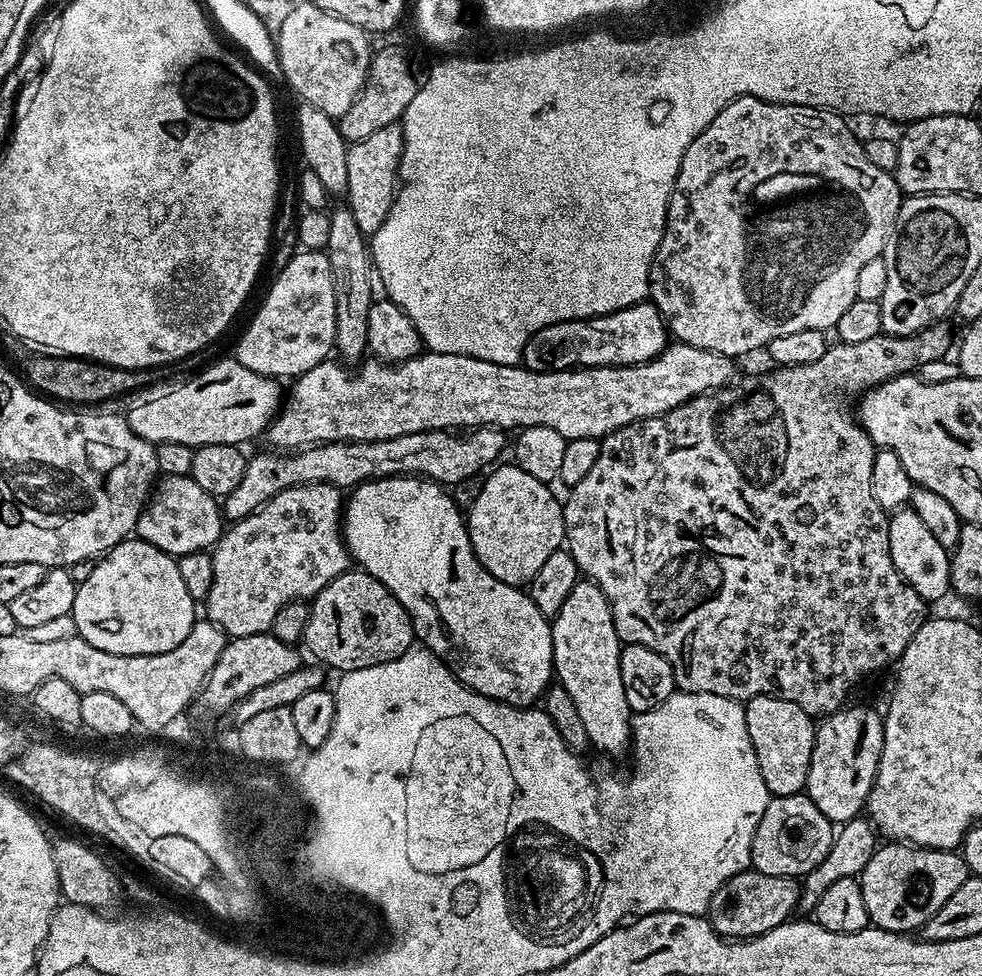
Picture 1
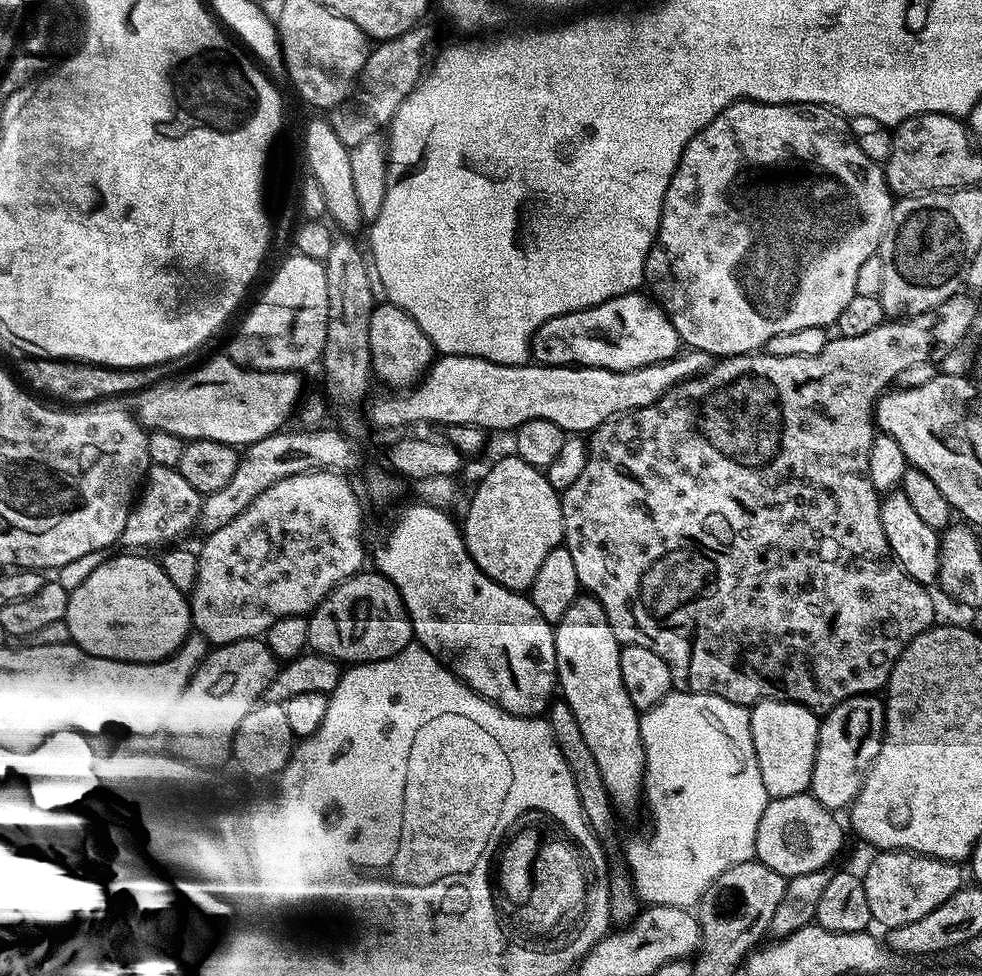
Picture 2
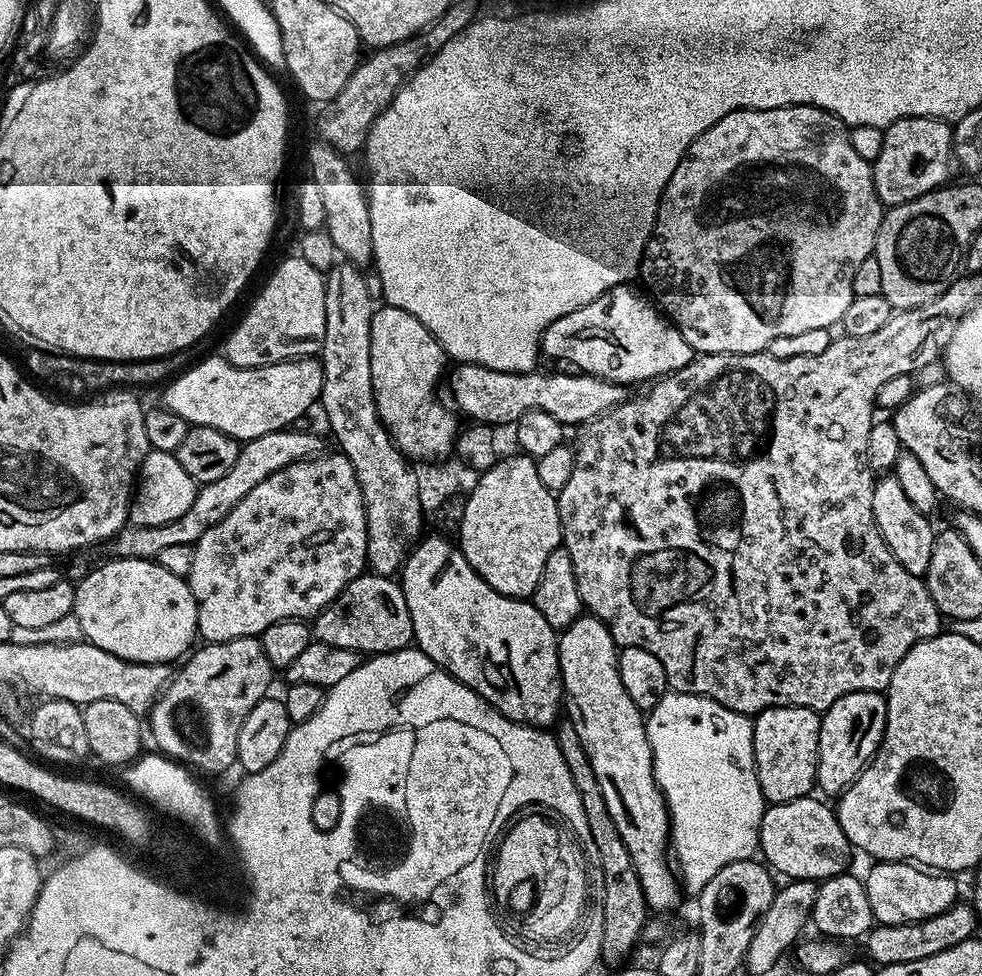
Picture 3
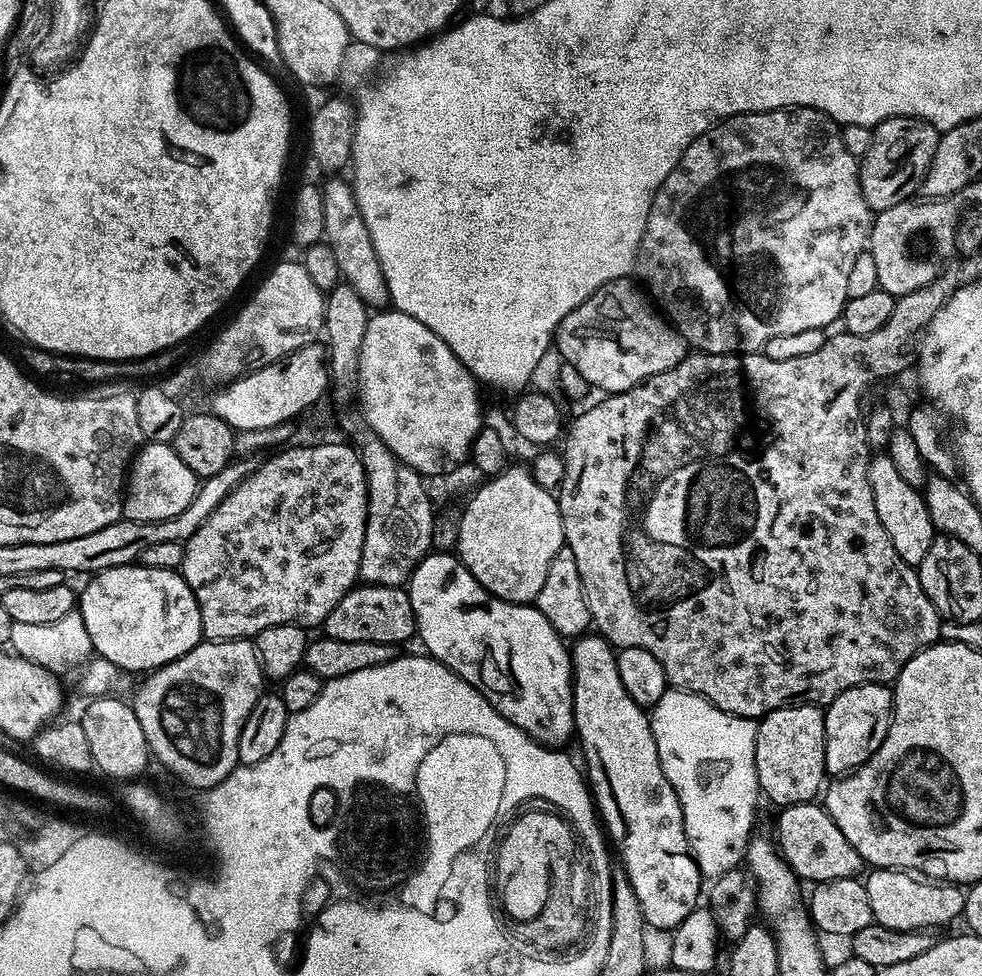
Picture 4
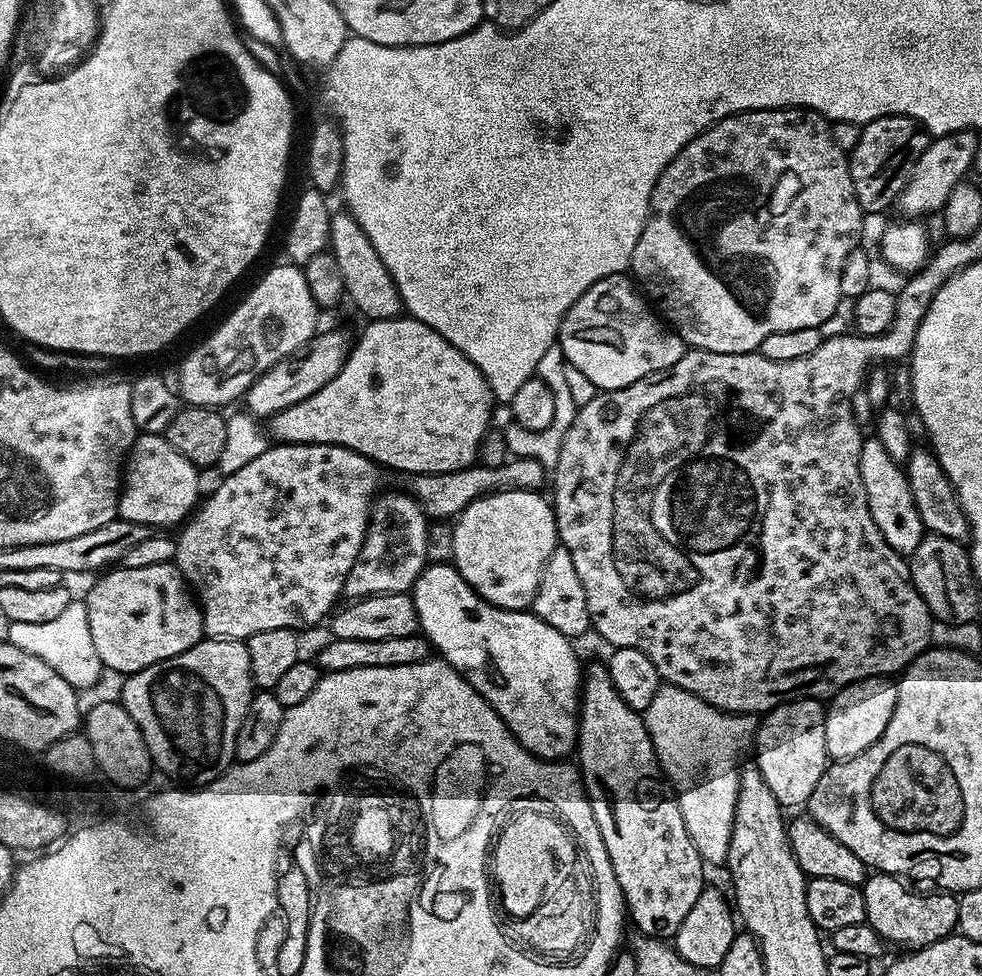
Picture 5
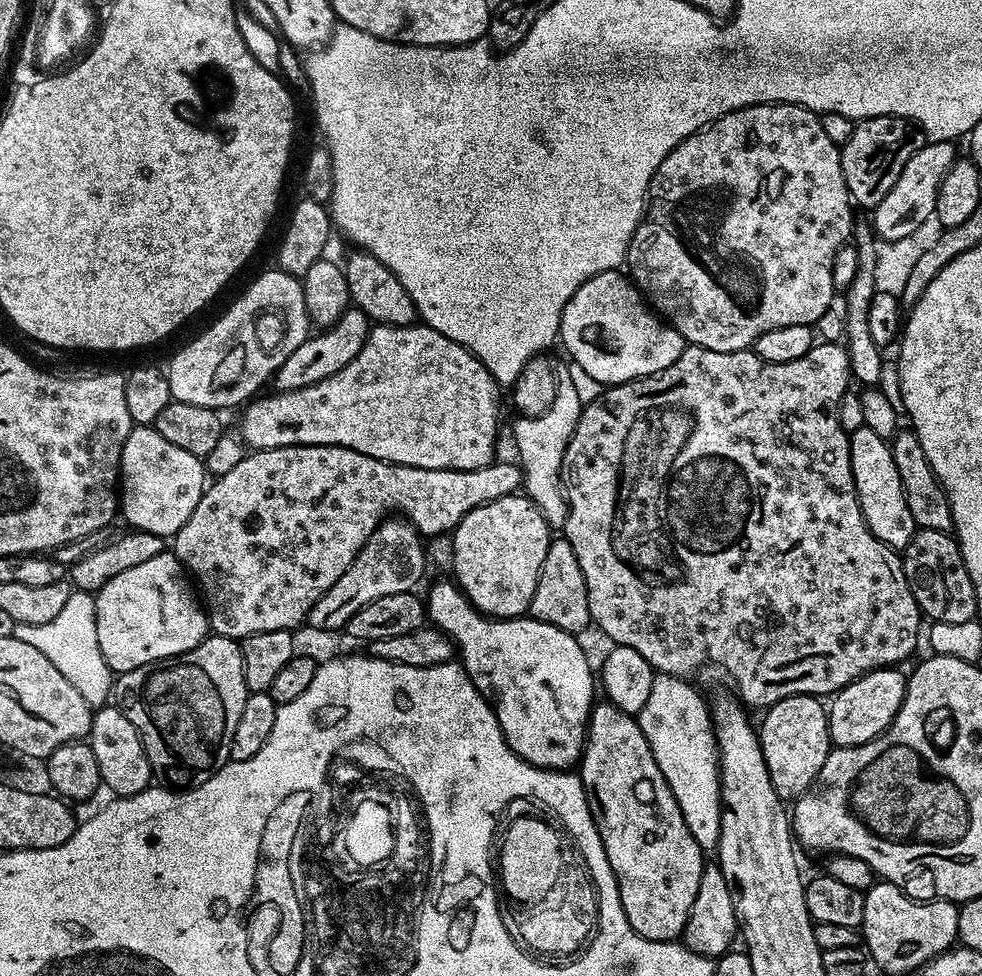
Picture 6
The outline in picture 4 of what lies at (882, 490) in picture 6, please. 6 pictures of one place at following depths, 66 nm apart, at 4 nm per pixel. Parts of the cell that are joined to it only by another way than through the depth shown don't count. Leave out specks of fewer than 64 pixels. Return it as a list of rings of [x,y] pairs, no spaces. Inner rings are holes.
[[[876,454],[868,461],[868,481],[874,494],[874,510],[878,510],[878,522],[882,522],[882,530],[886,530],[886,538],[898,550],[898,558],[907,564],[919,566],[934,535],[932,519],[924,505],[924,497],[910,486],[902,474],[898,474],[894,462],[890,462],[887,454]]]

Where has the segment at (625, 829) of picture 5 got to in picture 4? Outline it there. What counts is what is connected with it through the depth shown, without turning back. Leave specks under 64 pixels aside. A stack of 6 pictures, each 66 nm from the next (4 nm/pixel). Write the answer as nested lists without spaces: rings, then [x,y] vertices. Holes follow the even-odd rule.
[[[584,634],[573,644],[576,645],[571,645],[570,648],[572,717],[576,723],[575,735],[578,740],[580,736],[580,748],[584,751],[586,784],[599,823],[609,841],[620,840],[624,836],[624,841],[620,844],[620,860],[624,863],[622,871],[632,888],[645,925],[649,929],[675,930],[697,907],[699,900],[696,899],[699,896],[701,899],[702,896],[702,877],[699,865],[690,851],[690,837],[684,829],[684,811],[660,765],[649,713],[636,704],[630,694],[626,694],[626,688],[618,678],[616,652],[612,645],[599,634]]]

